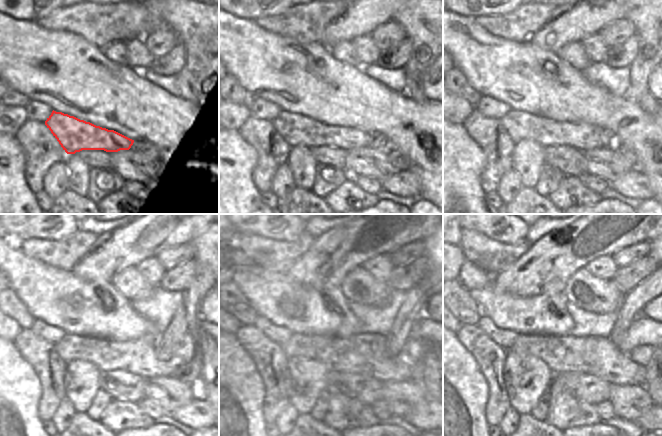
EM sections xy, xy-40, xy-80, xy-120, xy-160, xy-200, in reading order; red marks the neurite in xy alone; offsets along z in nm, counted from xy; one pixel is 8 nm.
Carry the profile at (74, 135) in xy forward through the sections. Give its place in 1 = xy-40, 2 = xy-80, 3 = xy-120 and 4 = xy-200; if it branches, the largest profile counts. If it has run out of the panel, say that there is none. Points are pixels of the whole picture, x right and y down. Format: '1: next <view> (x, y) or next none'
1: next xy-40 (296, 129)
2: next xy-80 (520, 125)
3: next xy-120 (139, 356)
4: next xy-200 (562, 354)

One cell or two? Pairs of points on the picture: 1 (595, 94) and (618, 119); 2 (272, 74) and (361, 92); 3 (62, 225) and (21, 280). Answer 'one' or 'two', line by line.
1: one
2: one
3: two

